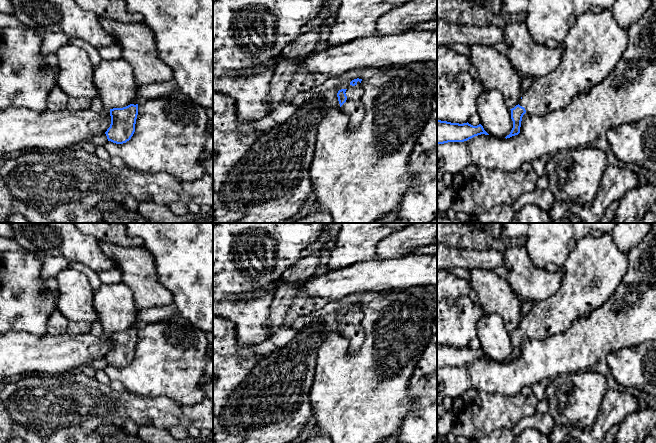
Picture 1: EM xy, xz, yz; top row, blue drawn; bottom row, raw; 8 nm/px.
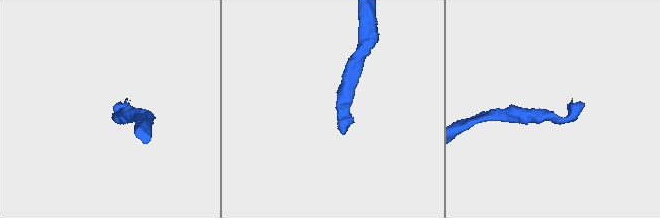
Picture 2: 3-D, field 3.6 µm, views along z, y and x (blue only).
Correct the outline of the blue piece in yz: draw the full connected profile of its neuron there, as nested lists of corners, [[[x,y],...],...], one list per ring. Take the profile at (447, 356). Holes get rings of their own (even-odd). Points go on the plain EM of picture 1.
[[[437,344],[437,368],[464,366],[481,358],[489,359],[481,348],[473,350],[468,346],[459,348]]]

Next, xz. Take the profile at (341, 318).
[[[354,303],[347,313],[341,313],[337,317],[340,334],[349,340],[349,351],[357,353],[364,341],[364,329],[362,320],[364,318],[361,309],[362,303]]]

